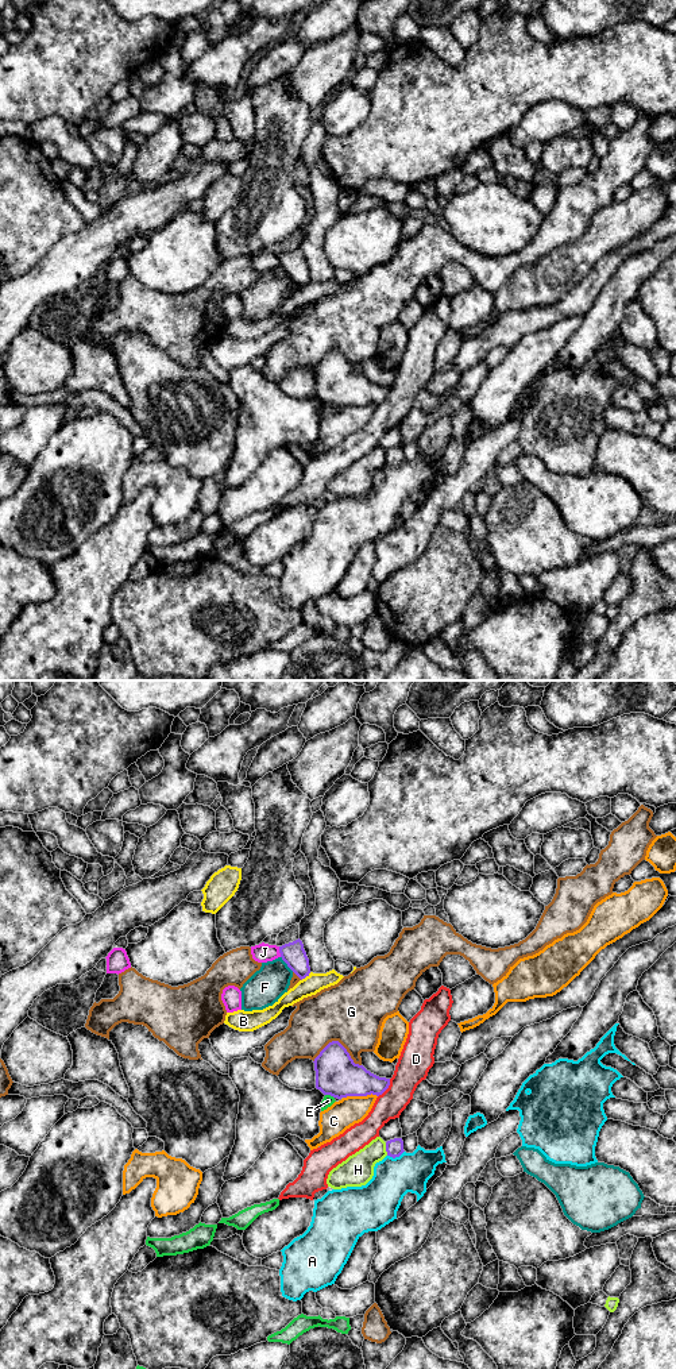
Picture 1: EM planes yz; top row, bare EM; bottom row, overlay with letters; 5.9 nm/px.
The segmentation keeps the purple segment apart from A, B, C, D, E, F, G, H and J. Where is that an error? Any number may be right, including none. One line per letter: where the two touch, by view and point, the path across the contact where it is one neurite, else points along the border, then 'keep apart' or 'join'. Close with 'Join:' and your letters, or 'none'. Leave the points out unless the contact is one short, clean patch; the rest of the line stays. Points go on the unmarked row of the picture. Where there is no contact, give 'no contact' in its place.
A: yz (396, 465) | keep apart
B: yz (305, 285) | along yz (311, 281), (301, 289) | keep apart
C: yz (359, 404) | along yz (377, 404), (367, 403), (343, 407) | keep apart
D: yz (386, 397) | along yz (390, 388), (390, 393), (378, 405) | keep apart
E: yz (329, 403) | keep apart
F: yz (286, 272) | keep apart
G: yz (339, 351) | keep apart
H: yz (386, 458) | keep apart
J: yz (279, 261) | along yz (278, 255), (281, 265) | keep apart
Join: none

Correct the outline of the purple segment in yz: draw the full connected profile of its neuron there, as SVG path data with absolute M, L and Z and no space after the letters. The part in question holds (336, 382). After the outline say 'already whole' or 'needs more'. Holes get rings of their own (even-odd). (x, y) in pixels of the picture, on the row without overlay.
M339 350L329 351L313 371L316 397L337 408L371 402L379 405L390 394L390 387L379 386L355 373Z; already whole

